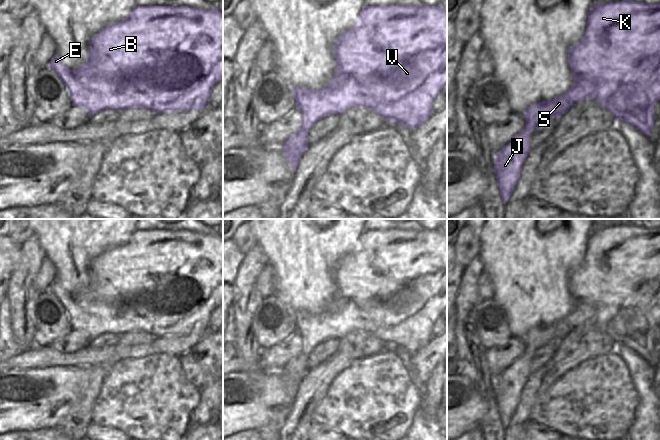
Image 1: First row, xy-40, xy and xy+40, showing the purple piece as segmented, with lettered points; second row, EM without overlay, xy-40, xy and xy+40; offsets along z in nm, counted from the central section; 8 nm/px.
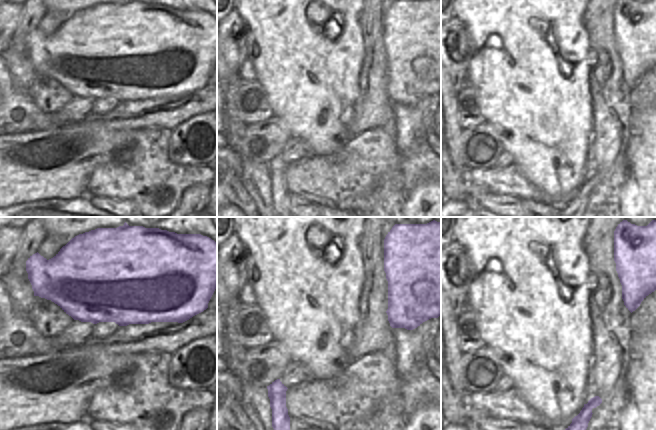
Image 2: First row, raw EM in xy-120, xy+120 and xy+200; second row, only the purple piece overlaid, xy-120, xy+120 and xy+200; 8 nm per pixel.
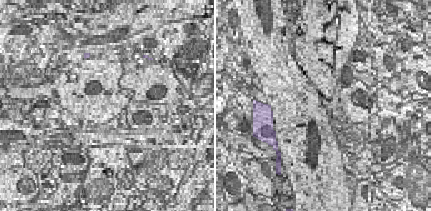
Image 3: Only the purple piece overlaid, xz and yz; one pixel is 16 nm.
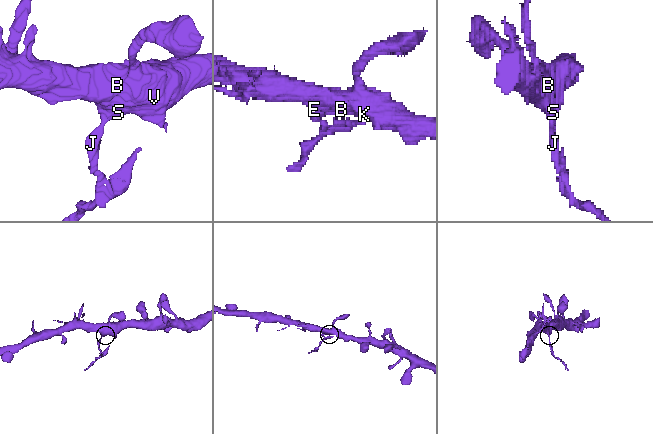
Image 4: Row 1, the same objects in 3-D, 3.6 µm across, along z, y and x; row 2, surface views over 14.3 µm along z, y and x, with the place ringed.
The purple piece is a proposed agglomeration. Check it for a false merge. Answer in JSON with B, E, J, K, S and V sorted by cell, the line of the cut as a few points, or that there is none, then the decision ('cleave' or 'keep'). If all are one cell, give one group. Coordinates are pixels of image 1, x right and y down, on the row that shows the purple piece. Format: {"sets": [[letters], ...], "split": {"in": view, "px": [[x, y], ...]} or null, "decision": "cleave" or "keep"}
{"sets": [["B", "E", "K", "S", "V"], ["J"]], "split": {"in": "xy", "px": [[300, 129], [307, 134]]}, "decision": "cleave"}

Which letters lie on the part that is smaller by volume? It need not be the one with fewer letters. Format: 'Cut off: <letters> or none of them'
Cut off: J

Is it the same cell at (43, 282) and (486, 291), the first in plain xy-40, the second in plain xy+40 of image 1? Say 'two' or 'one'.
one

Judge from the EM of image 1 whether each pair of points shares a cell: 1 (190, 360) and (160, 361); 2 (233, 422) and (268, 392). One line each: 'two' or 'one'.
1: two
2: one

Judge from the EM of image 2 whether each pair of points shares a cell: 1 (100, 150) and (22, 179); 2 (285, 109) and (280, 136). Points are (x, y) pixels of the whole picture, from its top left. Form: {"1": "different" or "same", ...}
{"1": "same", "2": "different"}

